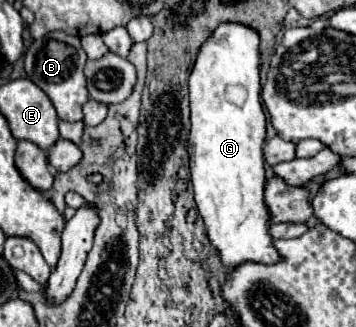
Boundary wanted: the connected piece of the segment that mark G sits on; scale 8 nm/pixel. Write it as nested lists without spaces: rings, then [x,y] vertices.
[[[222,23],[214,35],[202,45],[194,69],[190,73],[190,173],[194,199],[198,213],[204,219],[206,235],[212,247],[220,253],[222,265],[228,271],[234,271],[240,263],[264,263],[272,265],[282,261],[278,249],[274,249],[274,237],[270,235],[270,211],[264,201],[264,155],[262,143],[266,139],[266,115],[260,103],[260,53],[258,53],[258,33],[240,23]]]

